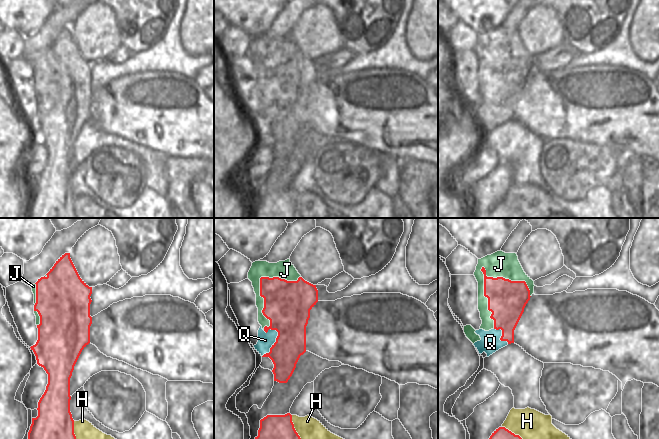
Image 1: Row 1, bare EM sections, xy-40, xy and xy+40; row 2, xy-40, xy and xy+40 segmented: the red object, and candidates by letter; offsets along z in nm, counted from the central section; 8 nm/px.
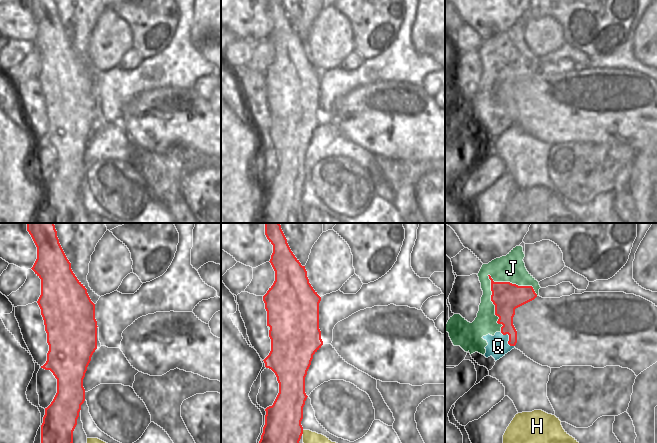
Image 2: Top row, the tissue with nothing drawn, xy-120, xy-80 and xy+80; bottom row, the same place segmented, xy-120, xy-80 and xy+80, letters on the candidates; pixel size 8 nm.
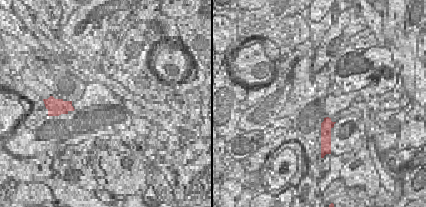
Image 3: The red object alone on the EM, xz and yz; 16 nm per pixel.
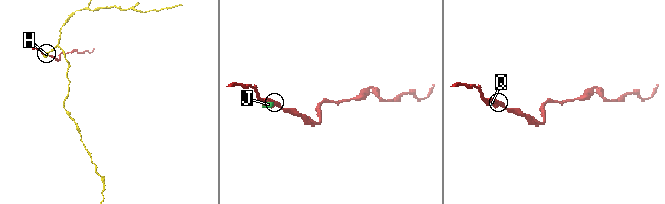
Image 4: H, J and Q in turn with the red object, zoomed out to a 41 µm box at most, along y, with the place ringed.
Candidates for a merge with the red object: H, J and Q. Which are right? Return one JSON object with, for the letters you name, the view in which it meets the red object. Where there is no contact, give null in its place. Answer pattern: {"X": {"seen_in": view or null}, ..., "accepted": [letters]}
{"accepted": []}

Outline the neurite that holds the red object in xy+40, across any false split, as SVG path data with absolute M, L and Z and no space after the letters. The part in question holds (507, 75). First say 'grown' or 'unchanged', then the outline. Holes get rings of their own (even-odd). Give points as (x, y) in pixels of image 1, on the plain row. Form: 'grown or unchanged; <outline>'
unchanged; M484 43L481 47L484 50L484 72L488 74L494 105L502 106L501 117L514 119L514 106L530 76L530 66L525 57L487 53Z

